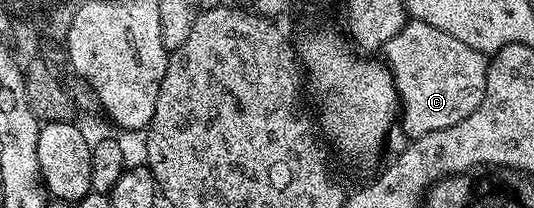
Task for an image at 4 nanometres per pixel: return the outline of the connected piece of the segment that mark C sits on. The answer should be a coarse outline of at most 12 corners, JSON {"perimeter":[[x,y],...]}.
{"perimeter":[[409,18],[382,59],[409,140],[458,125],[485,55]]}

